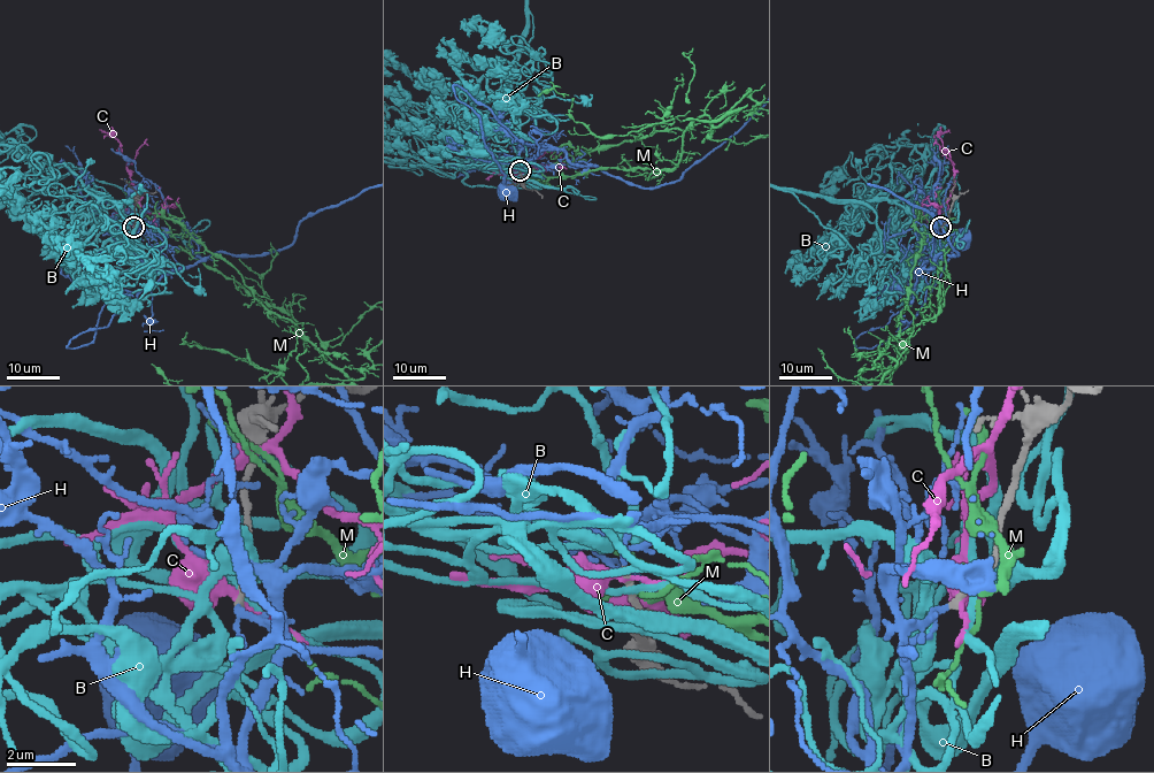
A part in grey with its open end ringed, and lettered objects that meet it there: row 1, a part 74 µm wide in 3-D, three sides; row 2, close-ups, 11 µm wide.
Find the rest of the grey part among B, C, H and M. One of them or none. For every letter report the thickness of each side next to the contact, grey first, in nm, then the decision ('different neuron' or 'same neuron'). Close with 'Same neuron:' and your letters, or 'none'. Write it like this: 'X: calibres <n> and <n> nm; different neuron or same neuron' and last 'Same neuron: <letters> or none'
B: calibres 280 and 140 nm; different neuron
C: calibres 240 and 300 nm; different neuron
H: calibres 220 and 130 nm; same neuron
M: calibres 280 and 130 nm; different neuron
Same neuron: H

